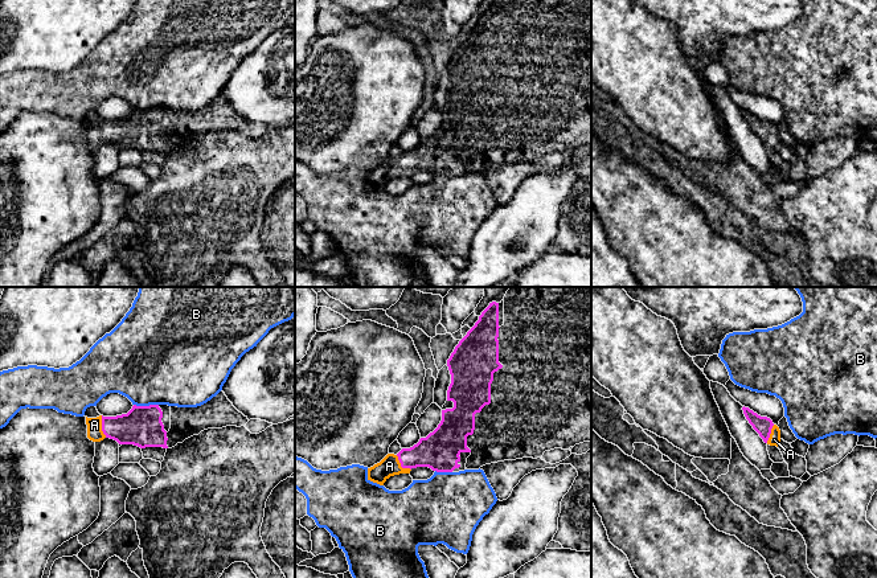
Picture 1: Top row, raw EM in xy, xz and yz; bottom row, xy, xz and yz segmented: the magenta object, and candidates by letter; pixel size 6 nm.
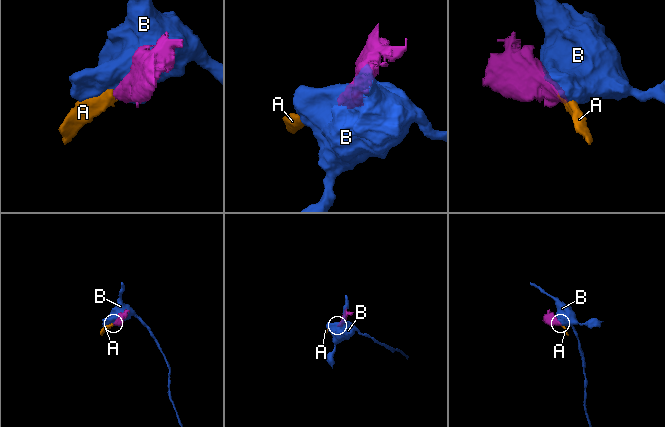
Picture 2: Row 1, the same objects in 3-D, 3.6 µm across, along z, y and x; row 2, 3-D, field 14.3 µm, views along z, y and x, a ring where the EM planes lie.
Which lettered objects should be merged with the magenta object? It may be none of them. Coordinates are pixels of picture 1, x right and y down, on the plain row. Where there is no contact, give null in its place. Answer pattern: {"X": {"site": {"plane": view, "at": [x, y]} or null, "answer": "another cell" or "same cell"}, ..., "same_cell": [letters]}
{"A": {"site": {"plane": "xy", "at": [102, 130]}, "answer": "same cell"}, "B": {"site": {"plane": "xy", "at": [146, 110]}, "answer": "another cell"}, "same_cell": ["A"]}

